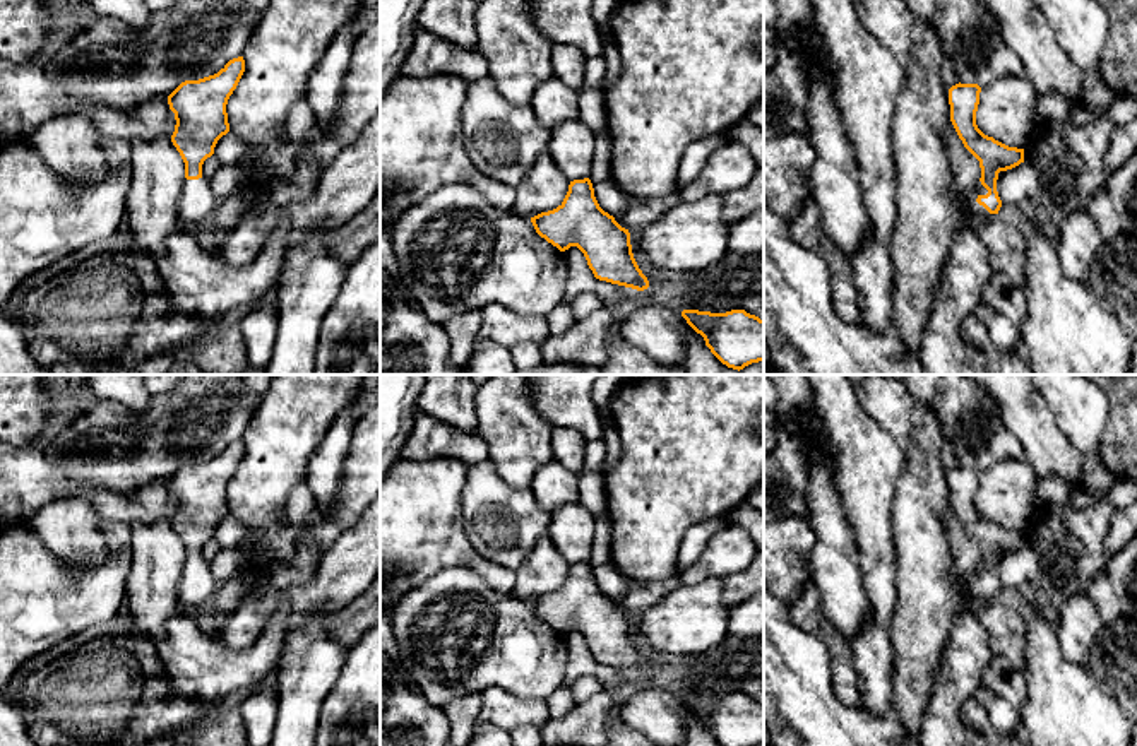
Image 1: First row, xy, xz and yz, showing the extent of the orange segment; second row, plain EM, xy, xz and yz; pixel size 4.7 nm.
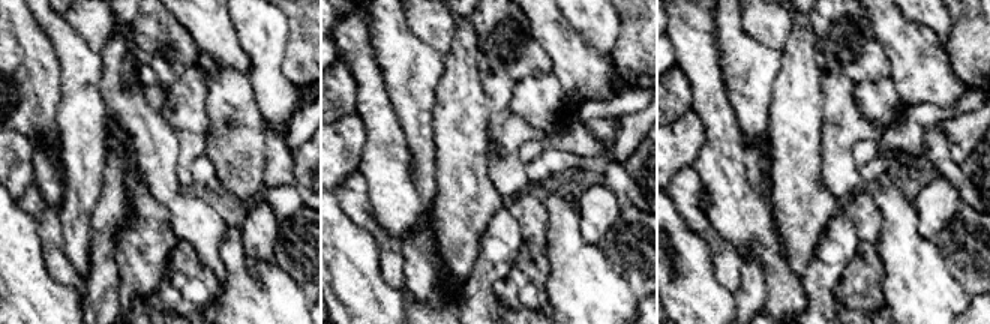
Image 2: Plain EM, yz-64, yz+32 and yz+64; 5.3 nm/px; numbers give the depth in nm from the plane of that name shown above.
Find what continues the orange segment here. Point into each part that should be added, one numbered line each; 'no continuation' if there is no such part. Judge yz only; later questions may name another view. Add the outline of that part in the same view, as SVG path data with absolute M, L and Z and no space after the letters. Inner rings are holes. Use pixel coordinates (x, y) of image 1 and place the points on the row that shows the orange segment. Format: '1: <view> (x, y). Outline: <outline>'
1: yz (975, 211). Outline: M979 181L976 190L967 195L967 216L969 217L973 217L973 219L985 219L985 217L991 216L983 205L979 205L976 202L976 198L979 195L986 195L986 193L988 193L988 190Z

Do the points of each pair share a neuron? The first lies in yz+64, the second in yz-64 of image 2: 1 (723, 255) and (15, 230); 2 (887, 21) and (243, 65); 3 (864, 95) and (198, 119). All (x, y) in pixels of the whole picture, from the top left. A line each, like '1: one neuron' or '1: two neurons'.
1: two neurons
2: one neuron
3: one neuron

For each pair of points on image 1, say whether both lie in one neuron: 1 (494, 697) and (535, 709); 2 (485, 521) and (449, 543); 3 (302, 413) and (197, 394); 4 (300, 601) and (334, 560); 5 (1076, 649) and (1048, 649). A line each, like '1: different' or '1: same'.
1: same
2: different
3: different
4: same
5: different

